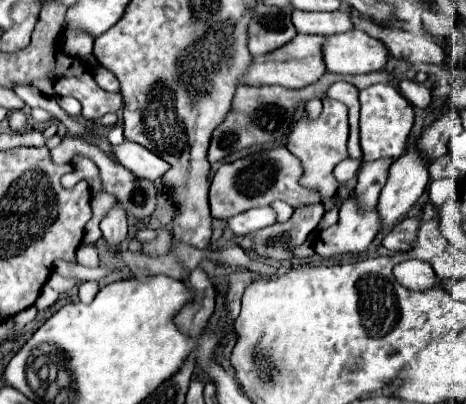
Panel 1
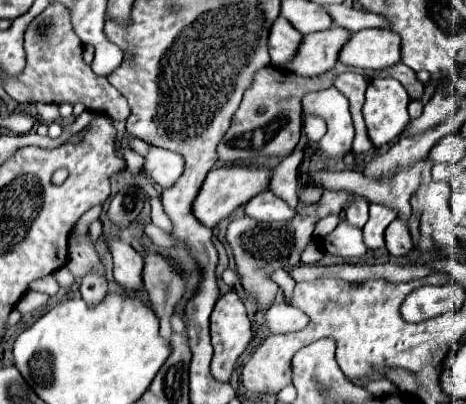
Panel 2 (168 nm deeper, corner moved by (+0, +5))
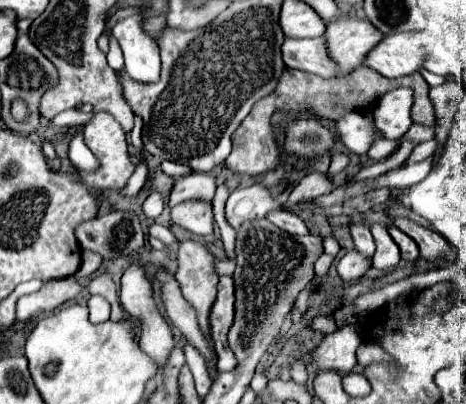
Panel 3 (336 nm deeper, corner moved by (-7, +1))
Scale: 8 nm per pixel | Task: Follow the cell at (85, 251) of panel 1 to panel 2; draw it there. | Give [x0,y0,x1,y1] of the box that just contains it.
[79,271,108,305]

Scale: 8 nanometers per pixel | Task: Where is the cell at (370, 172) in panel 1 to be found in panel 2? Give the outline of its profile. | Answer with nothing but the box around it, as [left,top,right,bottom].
[346,199,368,227]

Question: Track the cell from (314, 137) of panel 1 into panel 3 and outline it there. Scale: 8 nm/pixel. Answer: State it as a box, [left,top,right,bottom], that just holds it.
[335,111,383,155]

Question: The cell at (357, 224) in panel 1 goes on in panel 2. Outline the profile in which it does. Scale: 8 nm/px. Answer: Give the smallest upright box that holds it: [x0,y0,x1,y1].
[322,219,366,257]

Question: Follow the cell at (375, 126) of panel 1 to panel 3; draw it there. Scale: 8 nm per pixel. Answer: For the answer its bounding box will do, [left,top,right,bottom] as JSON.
[373,89,413,139]

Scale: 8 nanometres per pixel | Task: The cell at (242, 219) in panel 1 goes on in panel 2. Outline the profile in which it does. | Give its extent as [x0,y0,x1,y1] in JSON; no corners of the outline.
[244,191,294,223]

